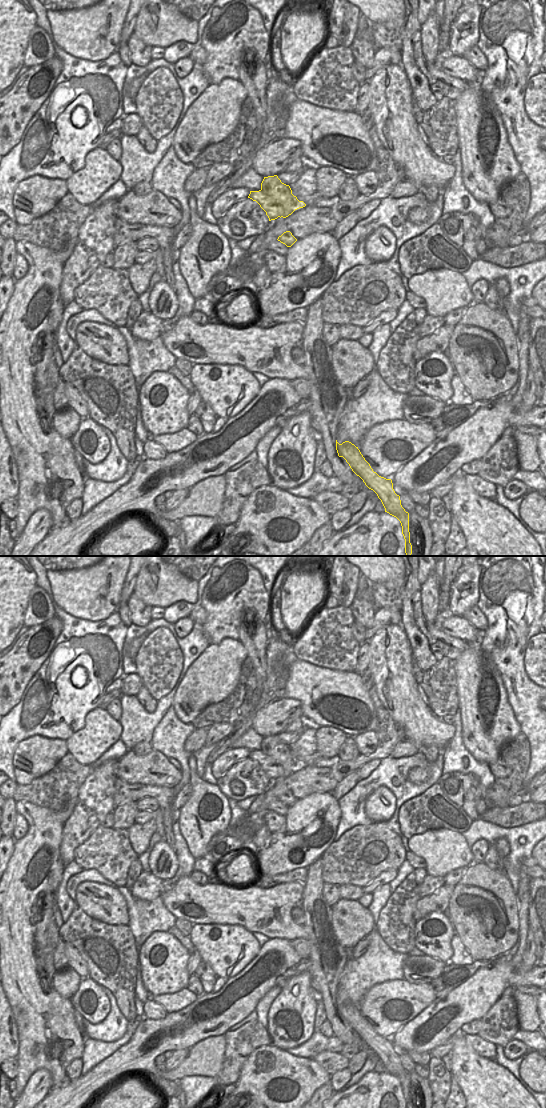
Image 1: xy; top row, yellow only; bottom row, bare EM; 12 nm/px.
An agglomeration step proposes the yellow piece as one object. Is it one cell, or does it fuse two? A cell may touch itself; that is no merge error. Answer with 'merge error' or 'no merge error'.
merge error

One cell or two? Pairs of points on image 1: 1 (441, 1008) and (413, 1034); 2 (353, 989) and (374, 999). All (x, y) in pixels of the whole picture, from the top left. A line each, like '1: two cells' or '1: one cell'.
1: one cell
2: two cells

